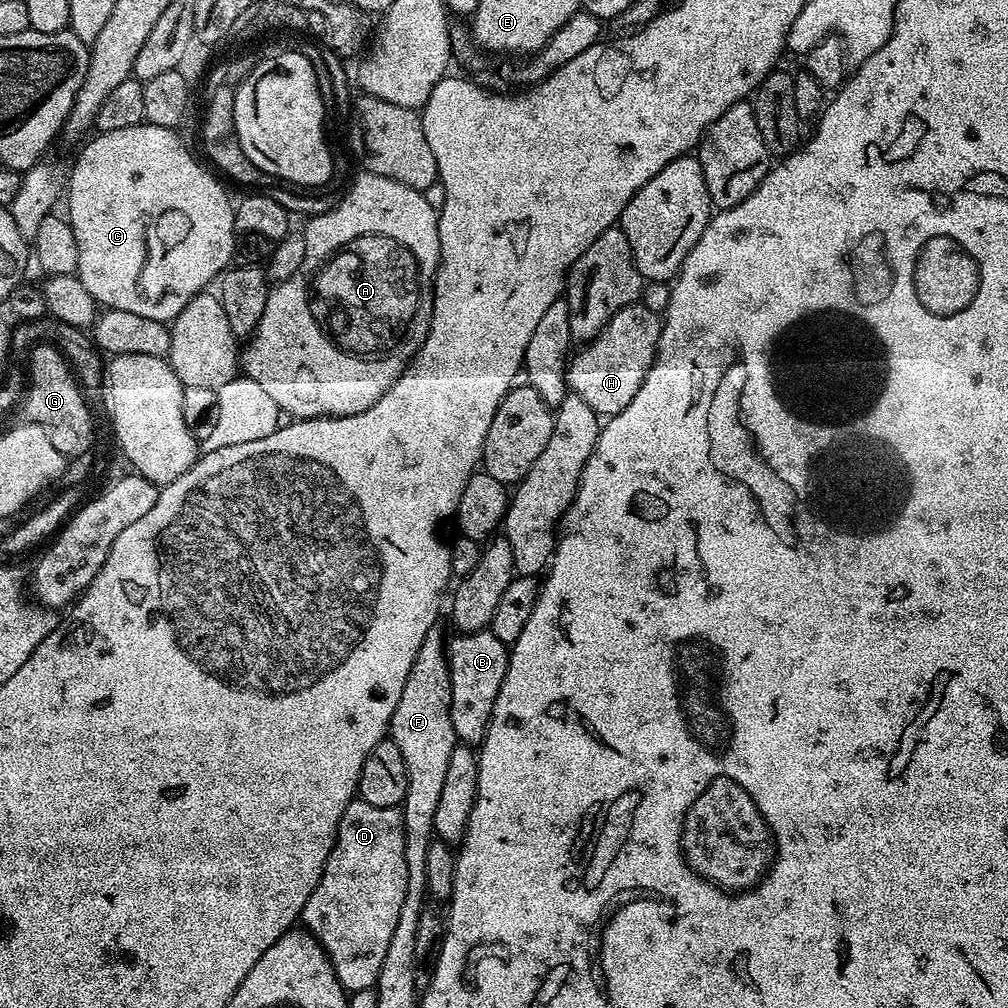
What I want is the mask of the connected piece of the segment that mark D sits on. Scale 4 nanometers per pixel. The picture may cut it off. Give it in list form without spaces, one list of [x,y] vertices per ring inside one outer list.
[[[353,798],[336,827],[336,841],[330,850],[330,858],[326,858],[322,878],[318,886],[314,886],[314,894],[310,894],[302,913],[303,927],[326,950],[334,966],[334,974],[345,992],[351,994],[367,988],[375,989],[378,970],[382,970],[394,926],[398,926],[398,914],[402,910],[402,898],[406,898],[407,885],[401,809],[370,806],[370,802]]]

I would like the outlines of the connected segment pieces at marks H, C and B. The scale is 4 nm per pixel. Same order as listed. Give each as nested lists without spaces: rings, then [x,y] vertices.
[[[641,302],[628,304],[618,310],[595,340],[585,343],[581,347],[584,349],[569,359],[569,389],[601,418],[622,414],[622,410],[634,402],[634,396],[638,394],[646,374],[656,360],[661,323],[661,313],[648,310]]]
[[[145,123],[138,126],[126,126],[126,130],[101,132],[93,135],[93,140],[77,154],[76,161],[72,164],[72,177],[66,180],[66,196],[68,192],[66,219],[74,230],[74,242],[78,242],[78,266],[75,275],[80,277],[82,286],[86,286],[86,290],[90,290],[97,305],[103,306],[105,309],[130,310],[130,314],[142,314],[142,318],[171,322],[188,305],[190,298],[205,291],[209,287],[208,283],[212,279],[213,283],[233,263],[238,239],[233,201],[228,201],[223,186],[219,184],[221,181],[203,163],[200,165],[188,153],[187,146],[176,135],[177,133],[173,129]]]
[[[491,630],[456,634],[448,644],[450,666],[450,722],[454,722],[457,741],[469,746],[479,746],[492,716],[492,707],[498,698],[502,678],[508,669],[509,645],[504,644]]]

